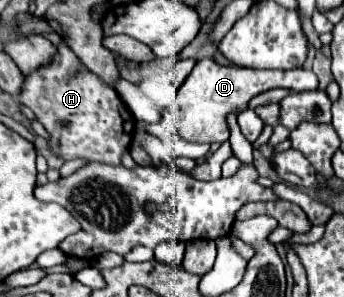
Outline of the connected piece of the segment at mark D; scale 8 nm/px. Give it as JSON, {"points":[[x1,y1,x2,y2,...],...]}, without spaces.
{"points":[[203,59,195,63,191,75,187,77,185,85,181,87,175,99,177,107,181,109,179,133,187,141,195,141,195,143,223,143,229,139,229,127,225,123,227,113,235,109,243,109,251,101,251,97,275,87,285,87,293,91,311,91,317,89,317,85,319,85,317,75,309,69,261,71,261,69,221,65,215,59]]}

